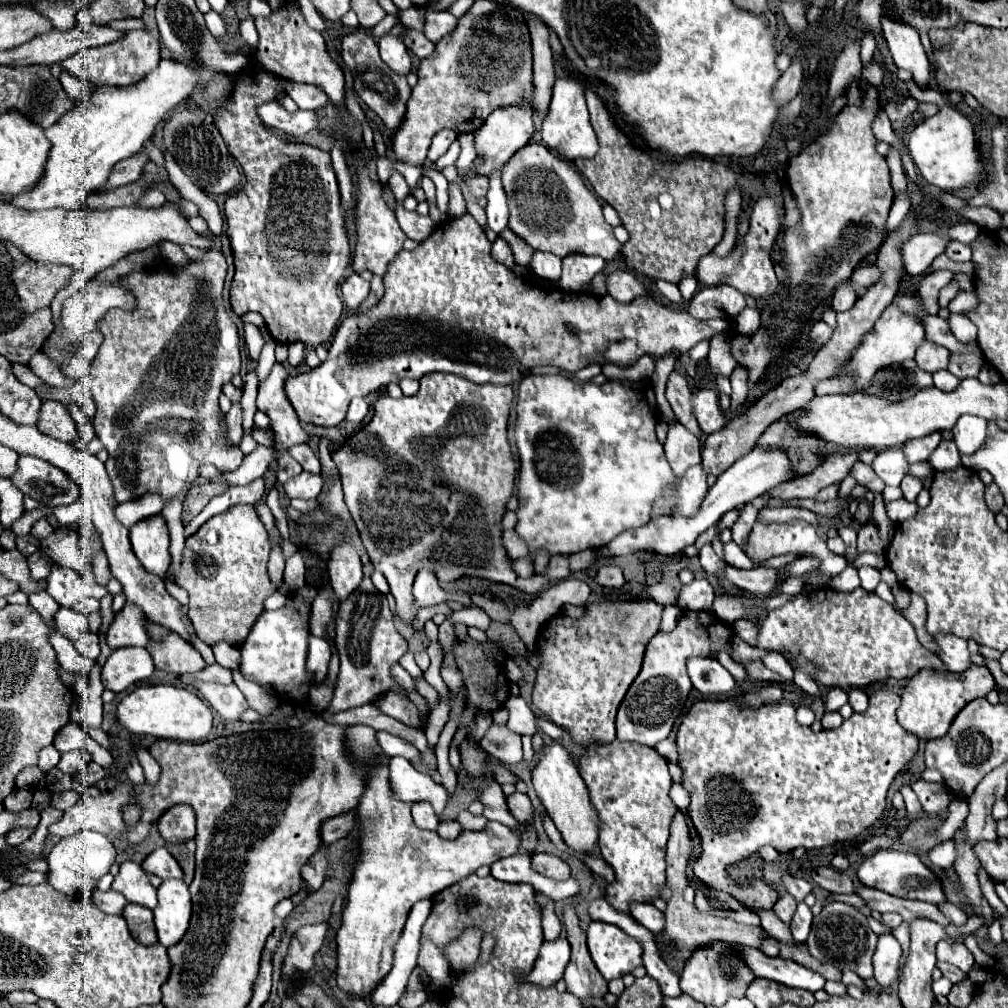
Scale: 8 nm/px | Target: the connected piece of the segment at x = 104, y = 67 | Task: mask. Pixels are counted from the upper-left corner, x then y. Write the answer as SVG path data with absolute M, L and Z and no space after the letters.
M128 30L122 40L114 44L104 44L98 48L82 50L68 60L62 60L62 68L80 78L82 82L92 82L94 86L126 86L140 82L146 72L156 68L160 62L160 40L146 30Z

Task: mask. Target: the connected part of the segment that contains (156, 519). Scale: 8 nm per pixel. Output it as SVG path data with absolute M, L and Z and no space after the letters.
M162 514L150 516L150 520L142 520L142 524L134 524L130 528L130 542L140 564L160 578L166 578L166 570L170 566L170 532Z

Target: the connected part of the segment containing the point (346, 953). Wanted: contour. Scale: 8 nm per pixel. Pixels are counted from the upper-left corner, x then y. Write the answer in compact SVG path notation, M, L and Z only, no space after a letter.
M348 726L348 728L346 728L347 751L353 760L366 765L367 780L366 790L362 792L362 800L358 802L358 814L360 814L360 822L362 822L362 840L360 840L362 852L360 852L360 856L358 856L356 870L354 870L354 876L352 876L352 882L350 882L348 902L346 902L346 906L344 906L344 910L342 910L342 926L340 926L340 932L336 932L336 944L340 944L340 948L338 948L338 966L336 966L336 972L334 972L334 974L336 974L336 984L338 984L338 988L342 988L342 992L350 992L350 996L362 996L362 998L370 996L370 994L376 990L376 986L378 986L378 984L386 978L386 974L390 972L390 968L392 968L392 956L394 956L394 946L396 946L396 942L398 942L398 938L400 938L400 934L402 934L402 930L404 930L404 924L406 924L406 918L408 918L410 908L412 908L418 900L430 898L430 896L434 896L436 892L440 892L442 888L448 888L448 886L452 886L454 882L462 880L462 878L466 878L466 876L470 876L470 874L474 874L480 866L490 866L490 864L494 864L494 862L500 860L500 858L514 856L514 854L518 852L518 840L520 840L508 826L504 826L504 824L500 824L500 822L488 822L486 828L480 830L480 832L470 832L470 830L466 830L458 840L444 840L444 838L440 838L436 832L420 830L420 828L414 824L414 820L412 820L410 802L402 802L402 800L394 798L394 792L392 792L392 786L390 786L390 772L388 772L390 756L378 746L374 734L376 734L376 732L374 732L370 726Z

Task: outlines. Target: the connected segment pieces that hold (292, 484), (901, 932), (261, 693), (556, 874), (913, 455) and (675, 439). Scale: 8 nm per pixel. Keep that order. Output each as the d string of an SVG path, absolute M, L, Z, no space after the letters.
M300 472L298 476L294 476L292 480L288 480L284 484L284 490L290 498L304 498L304 500L312 500L320 494L322 490L322 478L320 474L312 474L312 472Z
M904 921L897 928L893 929L892 934L898 939L903 951L898 968L898 980L900 980L900 974L902 974L903 967L906 963L910 946L910 934L907 922Z
M232 670L234 683L243 692L250 708L256 710L262 716L270 715L270 712L280 704L276 696L270 695L263 687L245 680L238 670Z
M540 852L532 858L532 868L536 872L544 872L544 876L548 878L554 878L554 880L568 880L570 878L570 868L568 864L554 856L554 854L546 854L546 852Z
M932 432L928 436L924 436L924 438L918 438L918 440L908 440L904 444L904 448L902 448L902 450L906 450L908 464L926 460L936 450L940 440L942 440L942 432Z
M680 422L670 424L668 430L668 438L664 442L664 450L666 450L666 458L672 466L674 476L682 476L682 472L686 472L686 468L700 464L700 440L690 434Z

